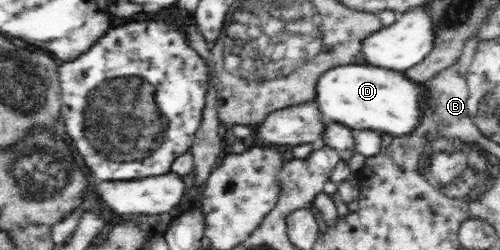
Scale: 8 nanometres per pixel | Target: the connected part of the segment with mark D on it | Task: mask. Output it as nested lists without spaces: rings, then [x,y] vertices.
[[[349,63],[325,72],[316,82],[314,100],[331,122],[353,130],[373,130],[394,138],[411,136],[424,117],[429,90],[423,83],[405,78],[401,72],[377,70],[377,66]]]

